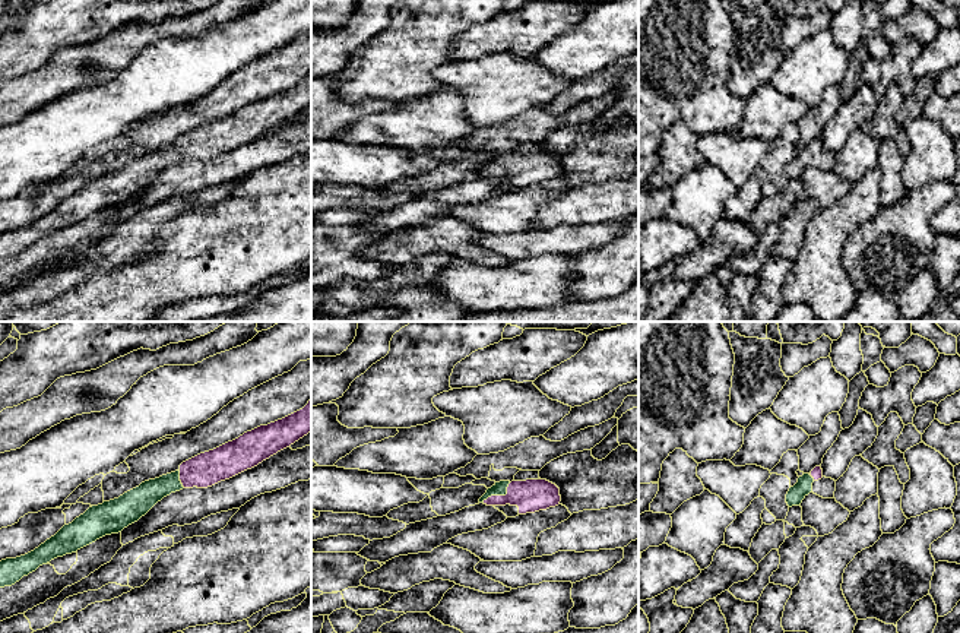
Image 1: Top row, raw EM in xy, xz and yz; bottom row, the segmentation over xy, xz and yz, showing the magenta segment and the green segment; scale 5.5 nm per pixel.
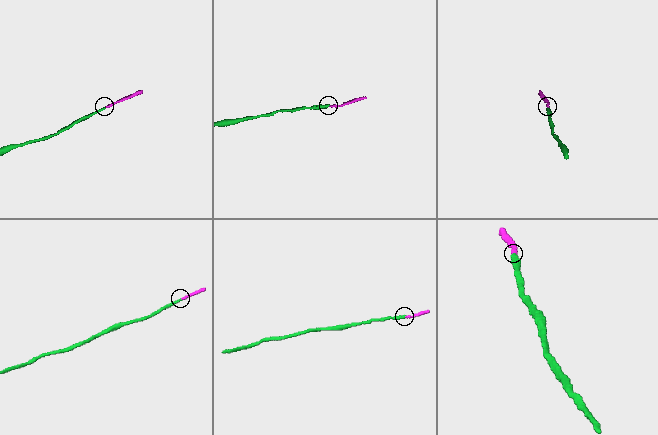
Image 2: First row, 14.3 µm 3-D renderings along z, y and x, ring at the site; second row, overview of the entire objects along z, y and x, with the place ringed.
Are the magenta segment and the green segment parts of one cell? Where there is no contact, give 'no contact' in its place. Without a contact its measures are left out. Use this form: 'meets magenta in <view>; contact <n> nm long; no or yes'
meets magenta in xz; contact 190 nm long; yes

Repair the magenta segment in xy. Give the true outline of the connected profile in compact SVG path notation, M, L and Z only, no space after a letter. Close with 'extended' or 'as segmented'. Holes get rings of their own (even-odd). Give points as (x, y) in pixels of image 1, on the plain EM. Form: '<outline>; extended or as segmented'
M311 72L302 82L282 92L260 98L183 134L175 145L145 153L118 171L89 180L34 224L1 232L0 260L15 257L57 230L76 225L105 208L121 205L171 165L193 159L207 161L229 152L289 120L310 104Z; extended

